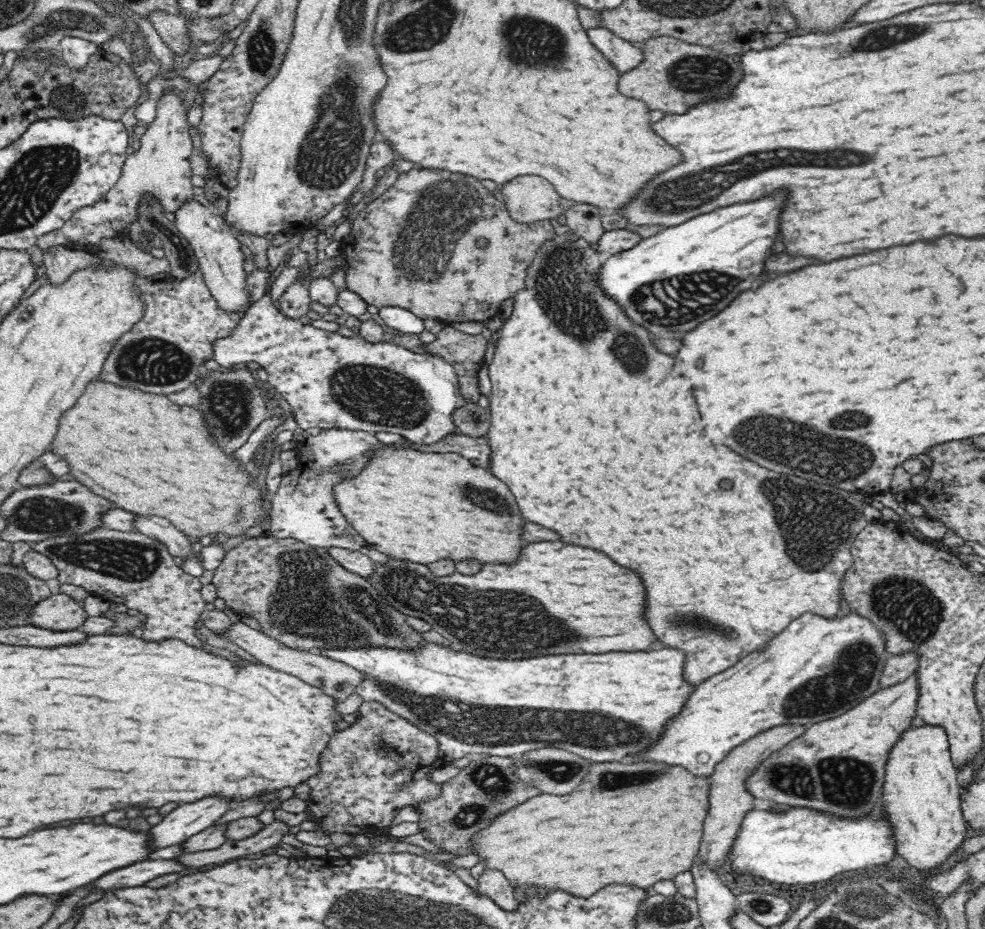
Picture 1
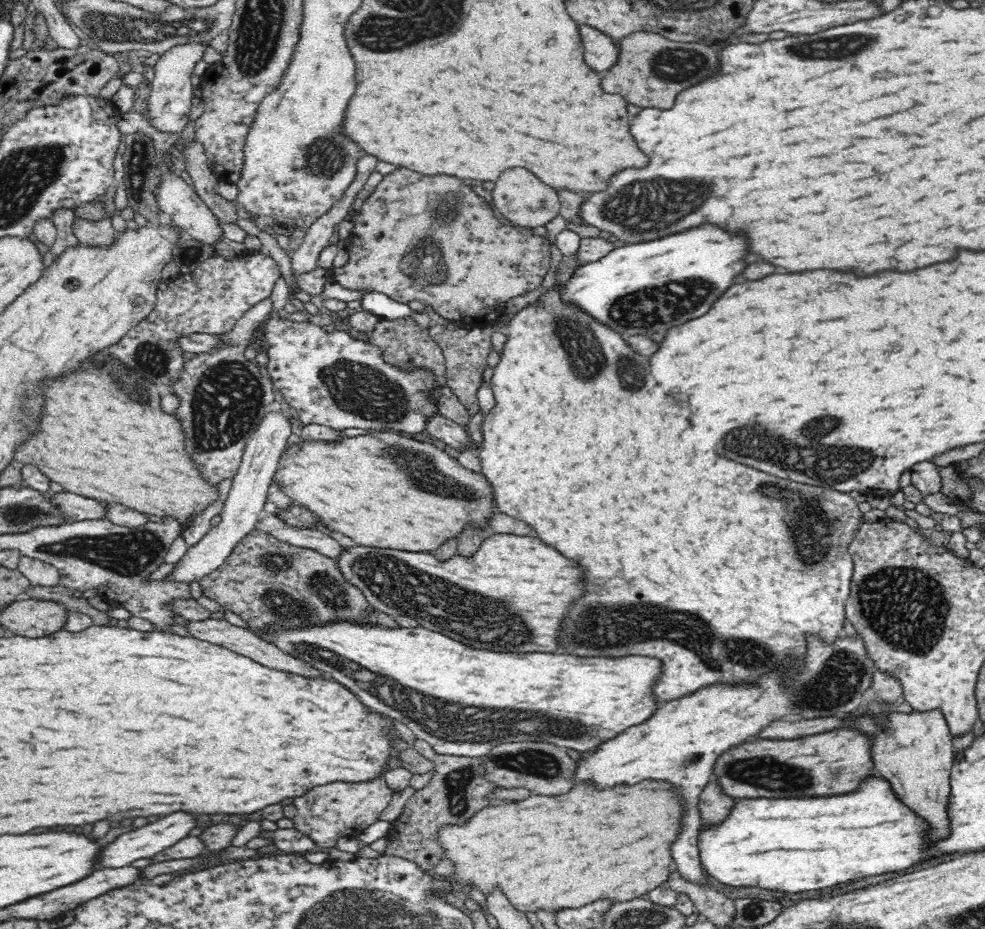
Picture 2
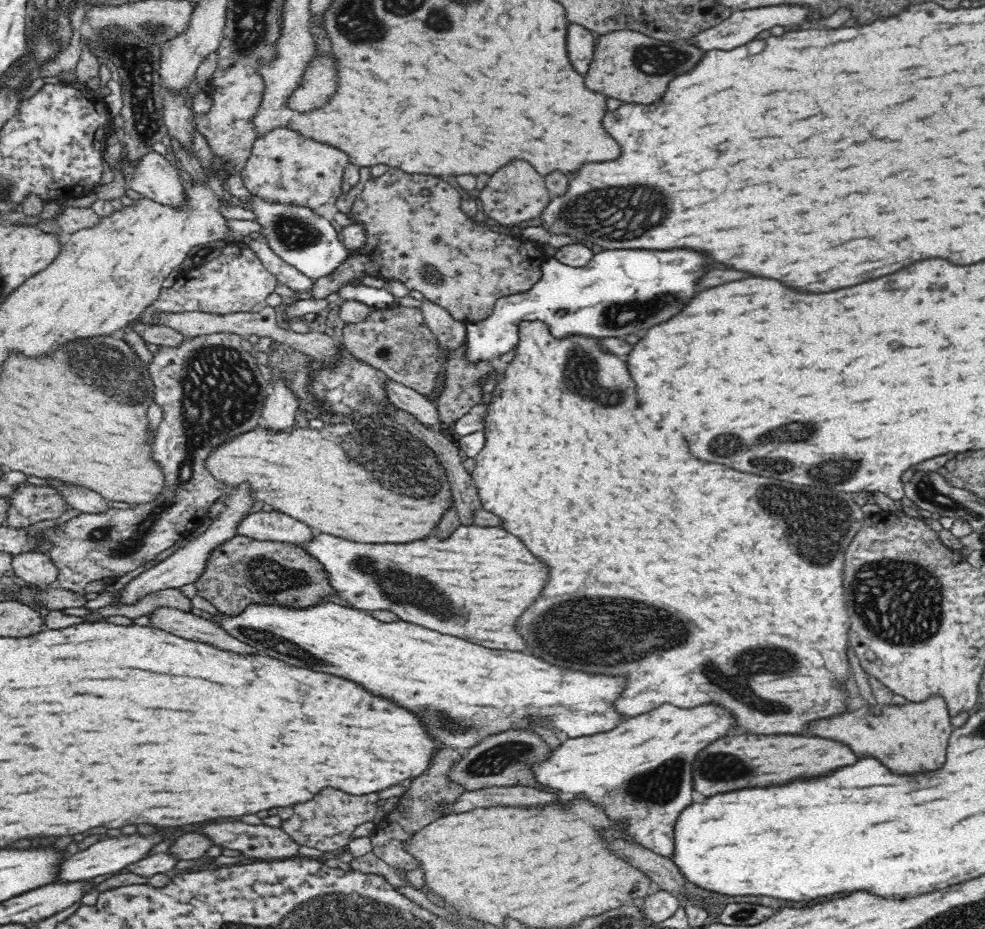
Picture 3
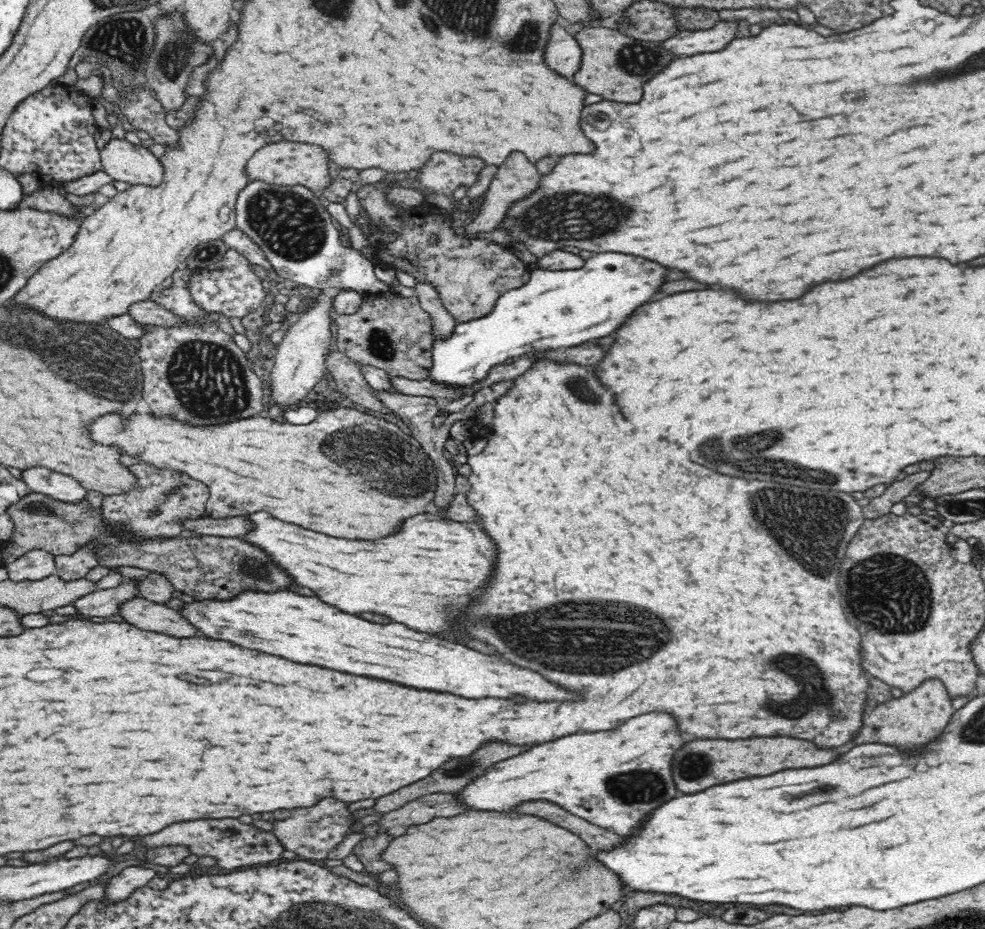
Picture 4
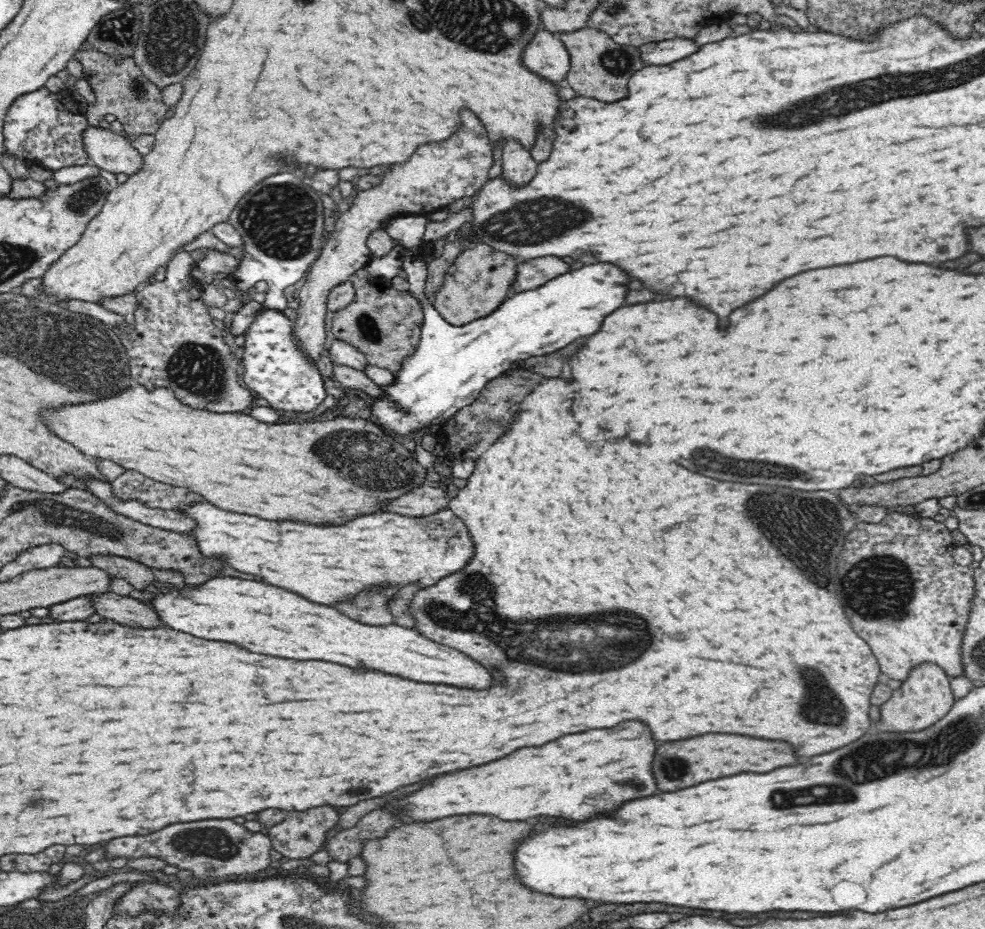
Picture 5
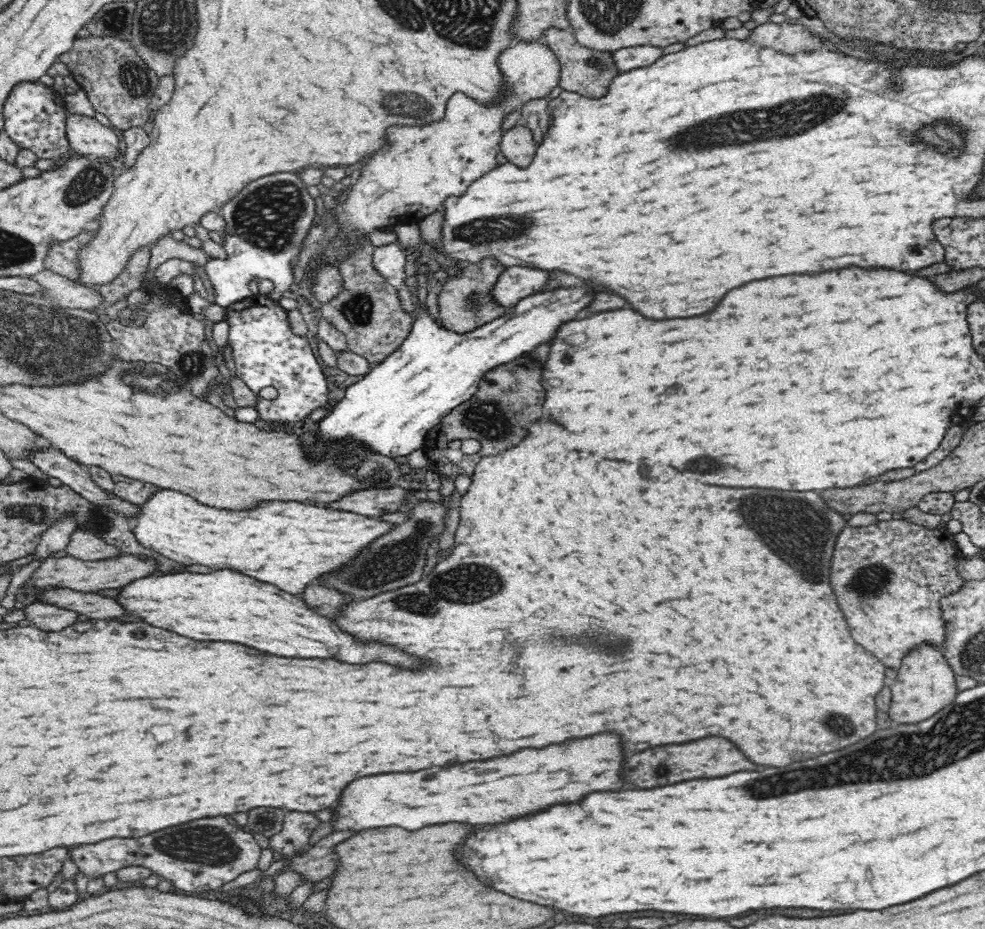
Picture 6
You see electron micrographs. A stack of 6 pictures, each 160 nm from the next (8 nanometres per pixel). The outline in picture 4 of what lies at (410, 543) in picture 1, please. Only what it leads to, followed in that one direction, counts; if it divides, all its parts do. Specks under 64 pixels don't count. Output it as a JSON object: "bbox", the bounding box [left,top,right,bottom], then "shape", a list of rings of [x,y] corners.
{"bbox":[88,404,435,538],"shape":[[[346,404],[343,407],[320,413],[308,424],[280,423],[261,413],[252,418],[242,418],[236,422],[220,424],[220,426],[192,426],[168,416],[154,418],[150,414],[134,412],[128,420],[122,420],[120,414],[106,414],[94,424],[88,426],[90,438],[96,444],[104,444],[109,448],[118,448],[122,454],[138,459],[140,464],[164,468],[164,470],[178,470],[188,474],[194,480],[206,482],[210,488],[208,502],[208,516],[228,518],[228,516],[242,516],[242,514],[268,512],[270,516],[280,521],[300,526],[306,530],[318,530],[322,534],[336,538],[380,538],[392,534],[402,520],[429,512],[429,507],[435,499],[435,492],[430,486],[418,496],[396,496],[386,494],[378,488],[370,488],[368,484],[368,466],[370,464],[384,464],[386,468],[412,472],[410,450],[412,437],[406,436],[396,424],[373,415],[368,415],[363,409]]]}

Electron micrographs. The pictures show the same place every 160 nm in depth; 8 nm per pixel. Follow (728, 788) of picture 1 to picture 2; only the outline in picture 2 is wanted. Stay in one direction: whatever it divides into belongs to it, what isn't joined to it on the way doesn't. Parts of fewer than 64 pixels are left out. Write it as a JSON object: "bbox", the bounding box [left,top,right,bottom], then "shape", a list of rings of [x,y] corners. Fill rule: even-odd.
{"bbox":[700,708,955,838],"shape":[[[937,708],[920,712],[912,710],[909,713],[899,712],[896,709],[887,711],[884,720],[879,720],[869,713],[844,714],[840,718],[818,718],[818,720],[800,720],[800,722],[772,722],[758,734],[761,738],[774,740],[794,740],[806,734],[822,734],[826,731],[840,730],[842,727],[864,732],[872,744],[872,762],[874,774],[884,776],[892,788],[900,794],[900,800],[912,808],[918,816],[926,818],[932,826],[930,838],[944,838],[950,834],[948,822],[948,792],[950,792],[950,770],[954,760],[955,748],[944,713]],[[710,780],[704,787],[704,792],[700,794],[700,814],[702,820],[706,820],[706,824],[718,824],[722,822],[730,810],[732,810],[734,798],[724,796],[720,793],[720,785],[714,780]]]}

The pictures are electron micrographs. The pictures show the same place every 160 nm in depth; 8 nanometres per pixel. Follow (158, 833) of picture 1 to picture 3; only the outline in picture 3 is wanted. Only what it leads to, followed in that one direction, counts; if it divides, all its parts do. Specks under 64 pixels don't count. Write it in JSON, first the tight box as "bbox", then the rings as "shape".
{"bbox":[58,834,162,883],"shape":[[[152,834],[152,836],[120,836],[120,838],[108,838],[102,842],[92,844],[88,850],[72,854],[68,858],[64,858],[62,866],[58,868],[58,882],[73,883],[86,881],[88,878],[96,878],[96,876],[104,876],[104,874],[117,874],[124,870],[128,864],[132,864],[138,860],[142,860],[146,856],[146,852],[158,844],[162,840],[160,834]]]}

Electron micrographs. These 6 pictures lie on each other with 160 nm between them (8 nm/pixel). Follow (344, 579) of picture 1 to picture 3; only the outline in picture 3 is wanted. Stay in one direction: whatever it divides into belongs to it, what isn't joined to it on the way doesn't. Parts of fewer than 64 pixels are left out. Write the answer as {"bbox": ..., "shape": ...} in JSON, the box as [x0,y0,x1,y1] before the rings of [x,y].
{"bbox":[192,535,334,616],"shape":[[[236,535],[212,550],[204,572],[192,582],[202,596],[219,612],[238,616],[252,602],[288,604],[306,608],[334,594],[323,567],[294,543],[261,541]]]}

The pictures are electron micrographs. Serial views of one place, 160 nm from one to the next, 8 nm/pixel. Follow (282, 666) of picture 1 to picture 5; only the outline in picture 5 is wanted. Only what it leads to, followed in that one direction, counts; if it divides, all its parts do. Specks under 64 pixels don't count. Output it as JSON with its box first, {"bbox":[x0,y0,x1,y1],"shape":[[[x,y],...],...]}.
{"bbox":[88,590,162,628],"shape":[[[111,590],[102,594],[88,595],[88,597],[94,607],[94,613],[104,616],[103,620],[110,618],[124,626],[140,626],[140,628],[162,626],[156,612],[145,602],[116,594]]]}

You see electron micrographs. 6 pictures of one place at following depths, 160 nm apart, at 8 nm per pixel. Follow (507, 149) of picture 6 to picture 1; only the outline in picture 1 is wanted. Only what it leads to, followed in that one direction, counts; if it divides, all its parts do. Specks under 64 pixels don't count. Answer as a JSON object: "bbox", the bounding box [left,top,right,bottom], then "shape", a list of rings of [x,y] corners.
{"bbox":[500,175,565,224],"shape":[[[526,175],[512,178],[500,190],[507,212],[518,223],[530,224],[565,214],[565,200],[544,178]]]}

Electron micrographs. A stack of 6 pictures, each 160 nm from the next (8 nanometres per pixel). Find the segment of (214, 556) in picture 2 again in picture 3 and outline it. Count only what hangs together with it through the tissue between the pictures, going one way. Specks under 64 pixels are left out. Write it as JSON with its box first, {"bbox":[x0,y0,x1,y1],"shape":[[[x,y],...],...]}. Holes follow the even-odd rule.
{"bbox":[108,376,298,606],"shape":[[[284,376],[276,379],[272,382],[271,390],[267,392],[264,400],[261,412],[261,417],[264,418],[262,424],[266,424],[266,428],[270,430],[288,431],[288,428],[292,430],[298,400]],[[242,484],[242,486],[238,486],[238,490],[234,490],[230,494],[230,498],[223,498],[223,503],[225,504],[225,511],[219,514],[219,518],[202,535],[187,542],[185,546],[178,549],[175,554],[172,554],[172,556],[166,558],[164,561],[130,579],[118,592],[114,592],[113,599],[108,605],[124,606],[124,604],[134,604],[138,600],[142,600],[146,594],[151,595],[160,590],[178,589],[179,586],[184,586],[184,584],[192,584],[204,572],[212,550],[216,546],[220,546],[222,542],[226,542],[226,540],[230,540],[230,538],[236,536],[238,522],[244,516],[248,516],[248,510],[250,510],[250,506],[255,502],[252,502],[252,498],[250,498],[248,484]]]}

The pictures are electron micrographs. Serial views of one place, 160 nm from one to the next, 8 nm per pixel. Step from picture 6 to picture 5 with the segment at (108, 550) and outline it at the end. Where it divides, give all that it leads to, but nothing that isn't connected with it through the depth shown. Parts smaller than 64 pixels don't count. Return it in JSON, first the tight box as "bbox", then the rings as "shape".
{"bbox":[88,555,154,590],"shape":[[[91,555],[88,560],[95,568],[104,570],[116,576],[124,578],[138,590],[143,590],[145,586],[150,586],[154,582],[154,575],[149,568],[140,562],[118,555]]]}

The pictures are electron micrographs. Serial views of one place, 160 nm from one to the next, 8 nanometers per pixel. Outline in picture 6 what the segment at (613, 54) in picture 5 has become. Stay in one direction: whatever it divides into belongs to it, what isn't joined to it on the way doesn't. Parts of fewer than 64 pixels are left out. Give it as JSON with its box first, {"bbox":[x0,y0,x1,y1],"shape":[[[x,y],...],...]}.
{"bbox":[539,28,620,98],"shape":[[[548,28],[544,30],[544,34],[542,34],[539,42],[556,55],[561,71],[558,85],[562,86],[563,90],[577,92],[582,94],[582,96],[588,96],[588,98],[602,98],[608,92],[608,84],[620,74],[616,69],[616,65],[614,65],[612,52],[594,51],[578,45],[576,39],[570,34],[570,30]]]}

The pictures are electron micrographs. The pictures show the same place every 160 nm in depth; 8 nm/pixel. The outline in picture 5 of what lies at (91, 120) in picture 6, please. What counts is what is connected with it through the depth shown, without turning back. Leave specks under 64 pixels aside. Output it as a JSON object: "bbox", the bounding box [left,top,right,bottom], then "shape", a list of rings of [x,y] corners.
{"bbox":[80,124,143,176],"shape":[[[88,124],[88,128],[80,132],[80,137],[91,164],[114,174],[124,172],[129,176],[140,170],[143,156],[132,147],[126,136]]]}

